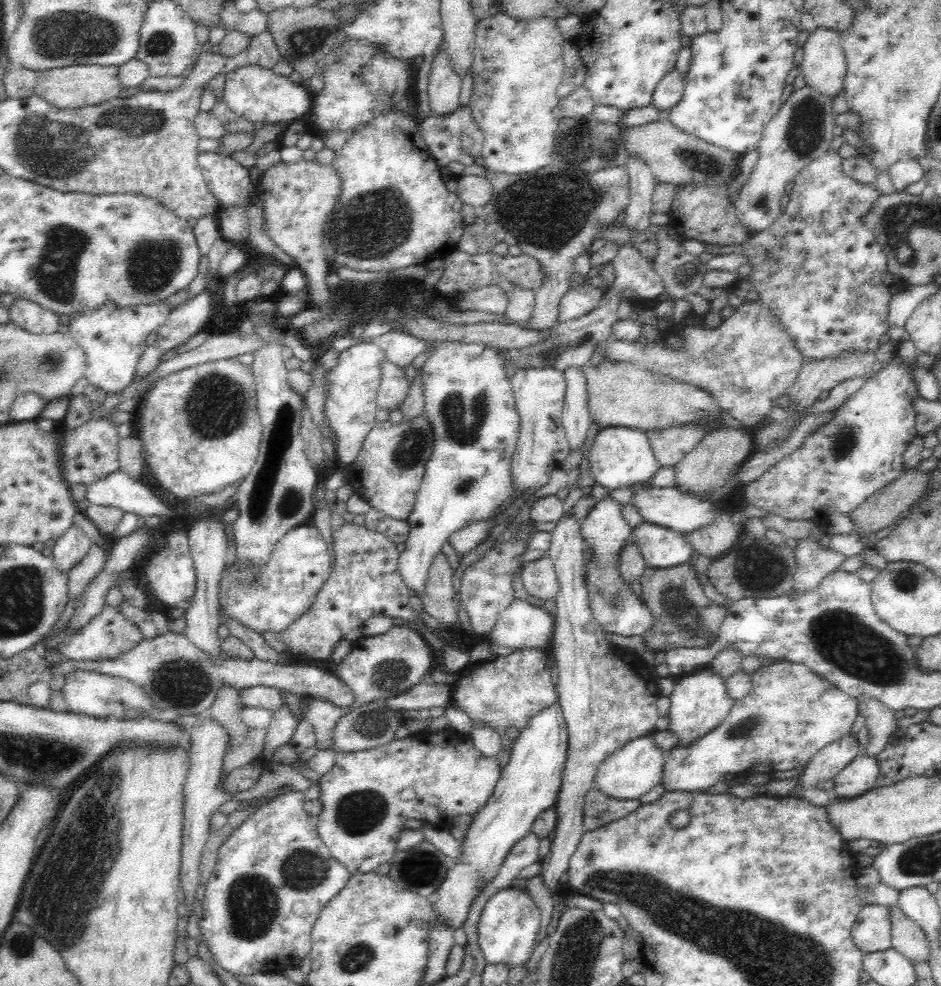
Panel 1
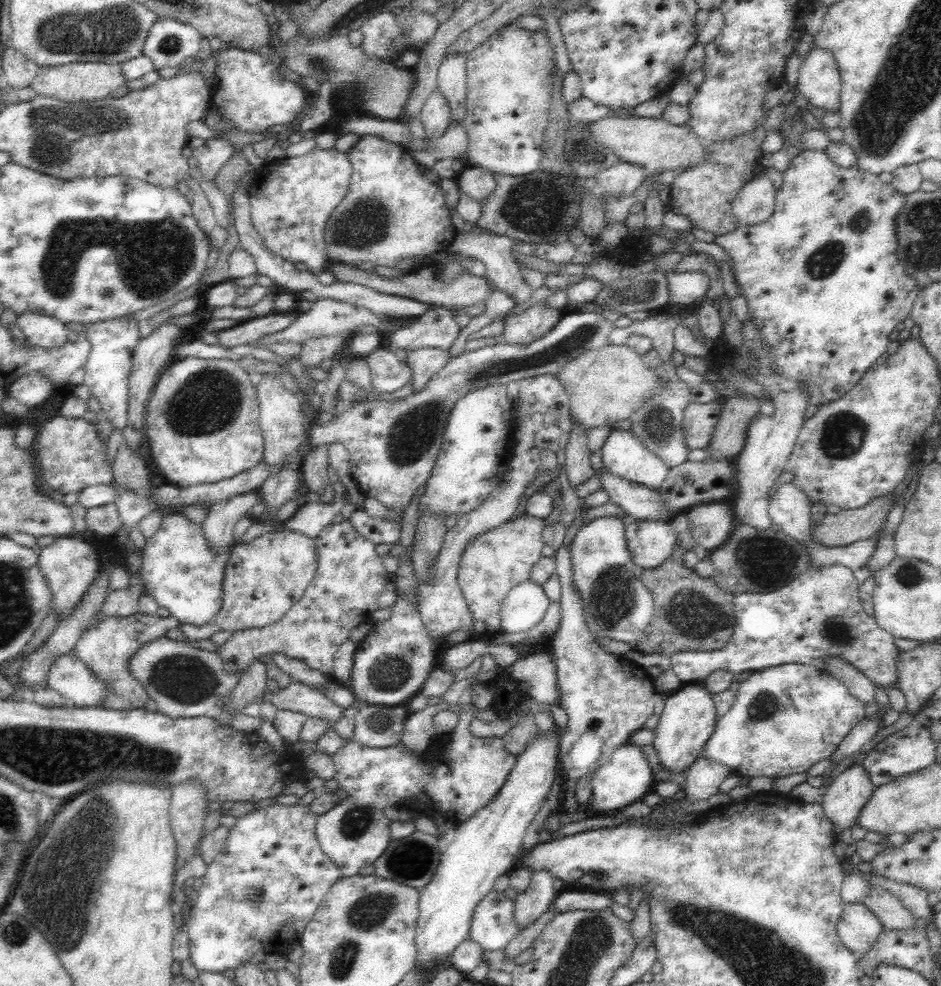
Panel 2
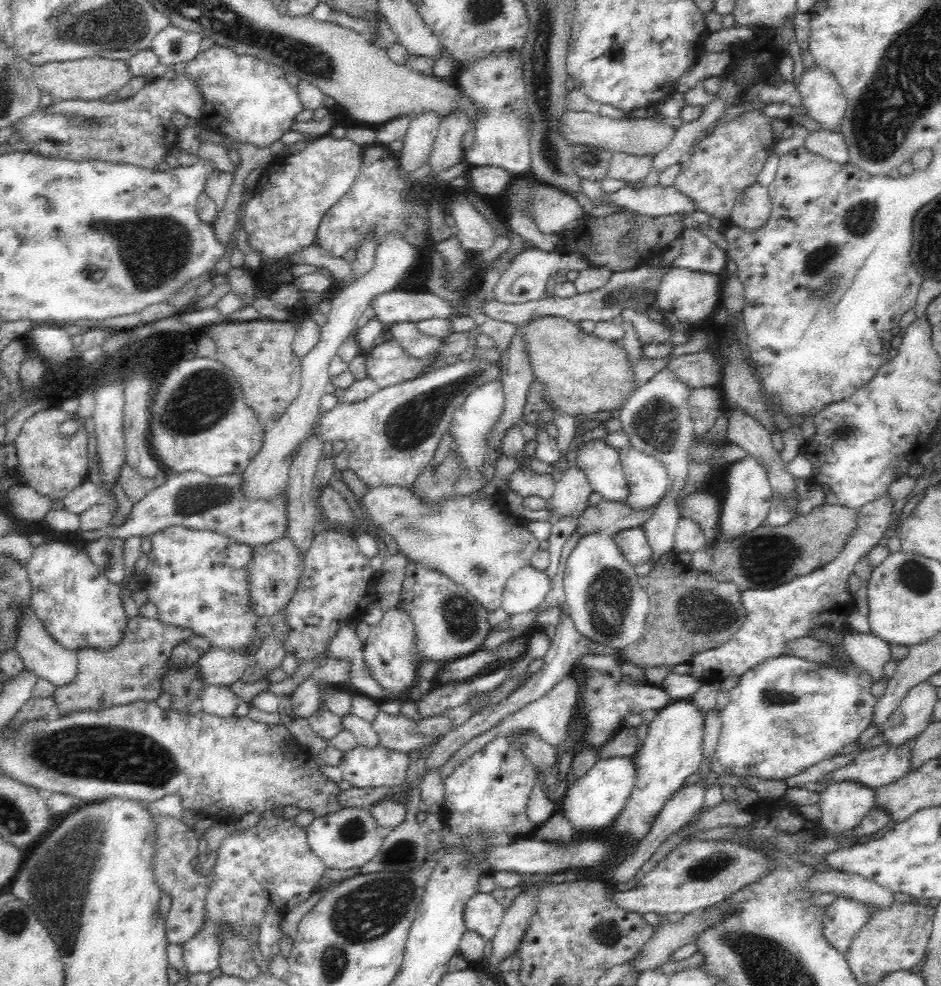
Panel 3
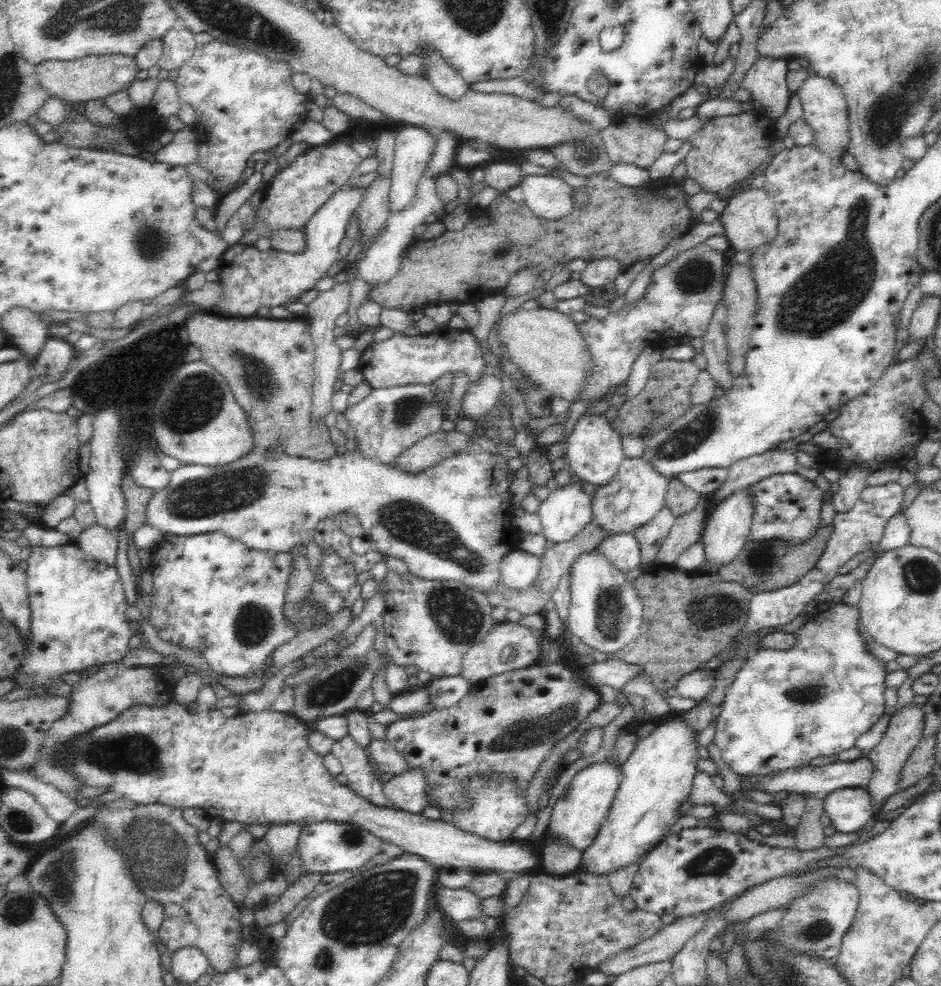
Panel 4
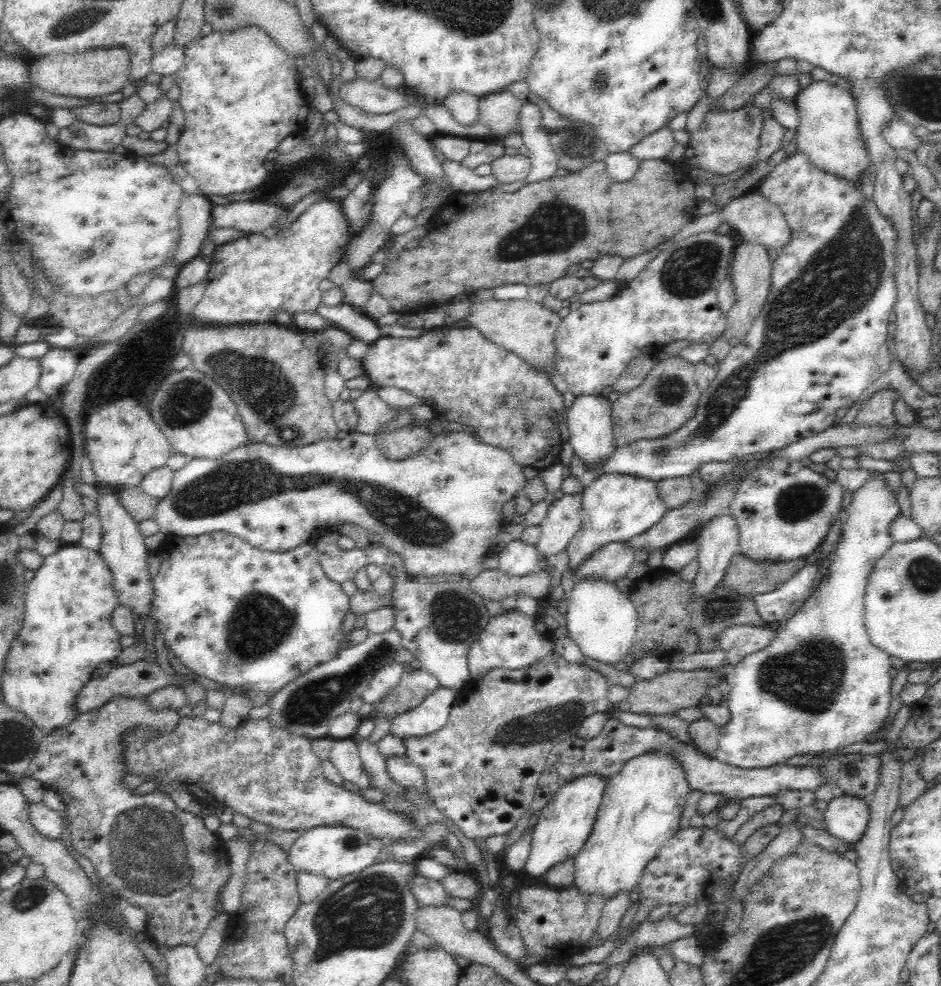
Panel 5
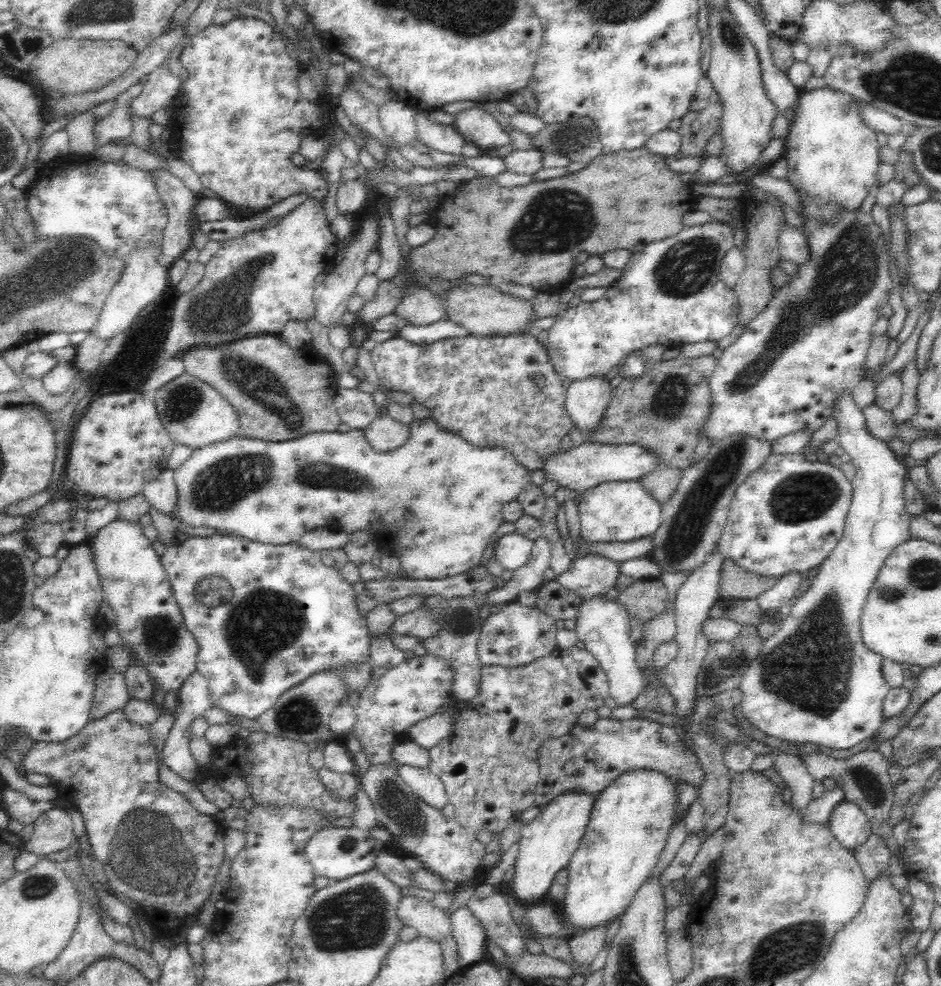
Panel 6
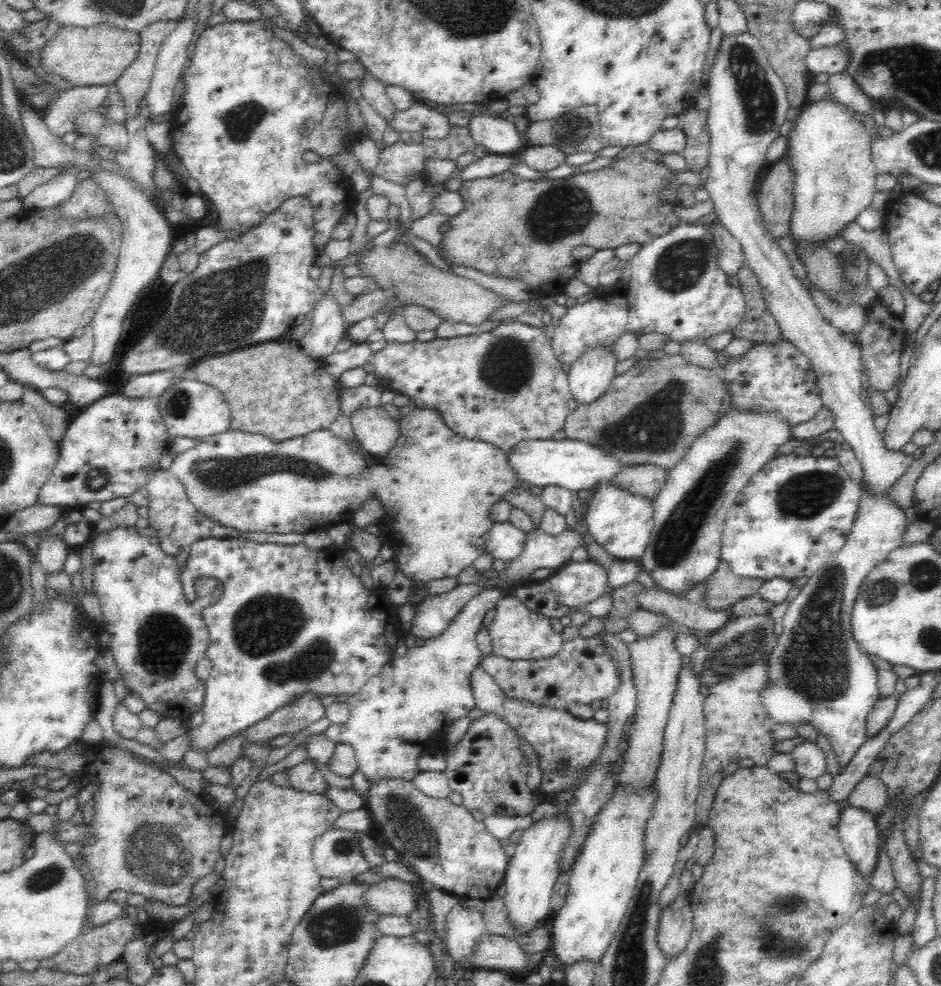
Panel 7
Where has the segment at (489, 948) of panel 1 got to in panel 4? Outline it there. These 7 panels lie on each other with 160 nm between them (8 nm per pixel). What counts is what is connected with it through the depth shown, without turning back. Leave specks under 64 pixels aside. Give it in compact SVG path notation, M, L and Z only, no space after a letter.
M442 884L434 886L435 896L439 909L455 924L470 919L482 919L482 899L468 888L453 890Z

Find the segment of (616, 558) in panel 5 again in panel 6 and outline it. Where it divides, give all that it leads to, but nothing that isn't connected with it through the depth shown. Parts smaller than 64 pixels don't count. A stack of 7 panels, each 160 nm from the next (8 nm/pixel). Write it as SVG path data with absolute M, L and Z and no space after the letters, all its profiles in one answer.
M588 553L582 558L572 559L568 569L556 580L578 596L592 598L600 594L614 594L620 573L620 563L606 556Z

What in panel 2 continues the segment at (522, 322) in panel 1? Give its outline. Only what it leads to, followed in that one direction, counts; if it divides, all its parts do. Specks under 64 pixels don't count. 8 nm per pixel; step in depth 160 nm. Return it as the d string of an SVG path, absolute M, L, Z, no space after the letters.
M474 227L469 232L458 232L448 249L451 252L459 252L459 254L473 256L473 258L480 260L486 267L484 278L492 280L495 289L508 293L508 297L514 301L512 308L515 308L523 304L527 306L527 302L534 292L534 289L522 278L520 268L512 257L513 249L517 248L518 243L518 239L486 233L486 231L480 231L478 227Z

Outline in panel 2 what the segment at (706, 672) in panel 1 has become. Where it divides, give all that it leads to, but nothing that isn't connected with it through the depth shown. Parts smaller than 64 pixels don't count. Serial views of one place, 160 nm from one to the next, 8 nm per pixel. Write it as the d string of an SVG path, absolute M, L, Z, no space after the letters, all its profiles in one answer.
M691 682L682 689L665 696L665 705L657 727L654 729L654 747L660 764L670 772L686 771L695 762L707 744L717 724L714 695L708 692L704 684Z

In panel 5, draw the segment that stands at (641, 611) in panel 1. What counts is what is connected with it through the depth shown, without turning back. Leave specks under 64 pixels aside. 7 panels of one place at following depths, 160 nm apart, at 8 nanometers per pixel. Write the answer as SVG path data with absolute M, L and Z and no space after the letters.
M601 578L575 580L567 604L567 629L583 656L606 666L628 659L638 628L638 612L629 592L622 592L616 582Z

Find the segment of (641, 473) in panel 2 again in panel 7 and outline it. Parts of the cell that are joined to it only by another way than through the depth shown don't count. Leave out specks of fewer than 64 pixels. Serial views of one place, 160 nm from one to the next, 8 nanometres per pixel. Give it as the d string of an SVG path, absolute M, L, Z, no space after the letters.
M603 482L596 487L587 504L585 519L588 538L594 539L616 559L636 560L640 558L650 542L653 526L652 500L632 494L629 490Z

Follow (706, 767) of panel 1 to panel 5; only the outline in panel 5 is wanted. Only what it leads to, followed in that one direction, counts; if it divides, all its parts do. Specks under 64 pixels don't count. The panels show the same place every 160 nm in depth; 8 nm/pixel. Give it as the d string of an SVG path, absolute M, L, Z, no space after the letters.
M877 471L877 474L877 477L870 479L858 490L853 491L852 502L843 512L844 524L835 548L835 555L828 566L830 576L818 581L817 589L803 601L803 605L799 609L793 610L785 621L786 626L777 630L778 634L776 634L774 642L768 648L748 654L741 662L734 665L733 671L727 676L728 686L730 687L728 701L726 702L729 720L726 725L718 728L718 749L713 757L715 760L740 768L766 768L778 764L786 764L794 756L828 754L838 749L844 749L850 744L863 742L866 736L872 734L881 726L883 721L886 721L889 713L891 686L893 686L893 678L890 675L890 668L893 665L889 660L891 657L886 652L874 647L866 631L865 621L863 620L865 612L864 590L866 582L868 582L868 575L872 572L872 568L876 566L877 560L894 544L894 539L888 533L888 526L900 514L901 508L897 498L892 495L892 491L884 485L884 473Z

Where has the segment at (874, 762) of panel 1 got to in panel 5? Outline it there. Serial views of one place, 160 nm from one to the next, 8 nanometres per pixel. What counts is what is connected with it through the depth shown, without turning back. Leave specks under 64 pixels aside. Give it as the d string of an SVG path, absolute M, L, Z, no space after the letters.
M844 793L827 802L825 823L827 831L837 839L857 842L866 832L870 818L866 799Z

